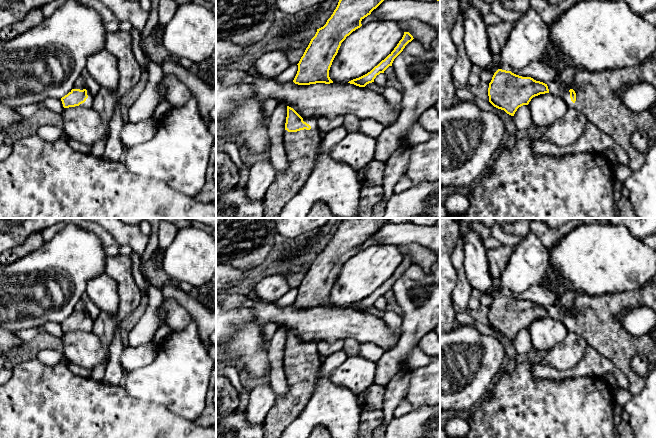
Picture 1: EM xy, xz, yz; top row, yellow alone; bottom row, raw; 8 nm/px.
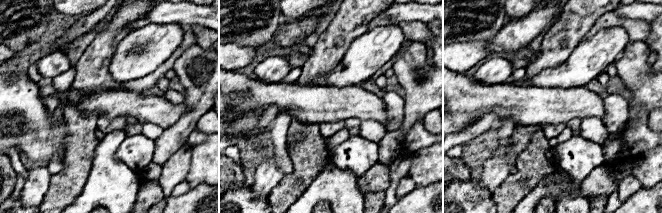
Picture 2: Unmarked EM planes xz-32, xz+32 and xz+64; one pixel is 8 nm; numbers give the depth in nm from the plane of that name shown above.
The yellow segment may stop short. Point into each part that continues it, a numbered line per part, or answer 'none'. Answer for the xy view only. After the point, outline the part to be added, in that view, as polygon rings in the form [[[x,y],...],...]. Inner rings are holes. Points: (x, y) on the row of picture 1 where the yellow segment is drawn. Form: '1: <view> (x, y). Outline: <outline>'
1: xy (80, 84). Outline: [[[80,76],[77,79],[73,89],[80,89],[80,90],[86,89],[88,98],[86,99],[86,101],[84,103],[80,104],[78,107],[92,108],[92,104],[94,102],[94,96],[88,90],[88,88],[87,88],[87,86],[85,84],[85,81],[84,81],[82,76]]]

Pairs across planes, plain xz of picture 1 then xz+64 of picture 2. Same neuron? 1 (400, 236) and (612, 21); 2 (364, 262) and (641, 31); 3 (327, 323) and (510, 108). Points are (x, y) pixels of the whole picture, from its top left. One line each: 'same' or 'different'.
1: different
2: different
3: same

